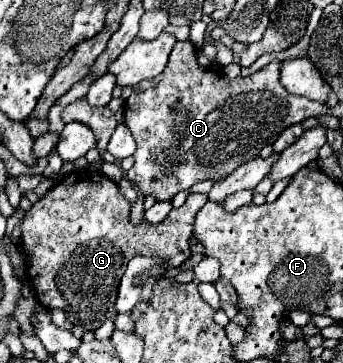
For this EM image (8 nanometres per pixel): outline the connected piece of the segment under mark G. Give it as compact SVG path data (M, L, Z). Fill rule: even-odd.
M69 172L63 176L29 212L25 212L21 224L21 242L19 246L29 254L27 260L27 280L33 286L35 298L43 308L53 310L59 308L67 314L67 318L87 330L97 330L105 320L117 316L115 300L119 280L127 268L127 262L135 256L153 256L163 258L169 266L177 268L189 256L189 236L193 234L193 218L207 202L207 194L191 194L181 208L173 208L169 216L161 224L133 224L129 220L131 204L121 196L119 186L107 176L93 172Z

